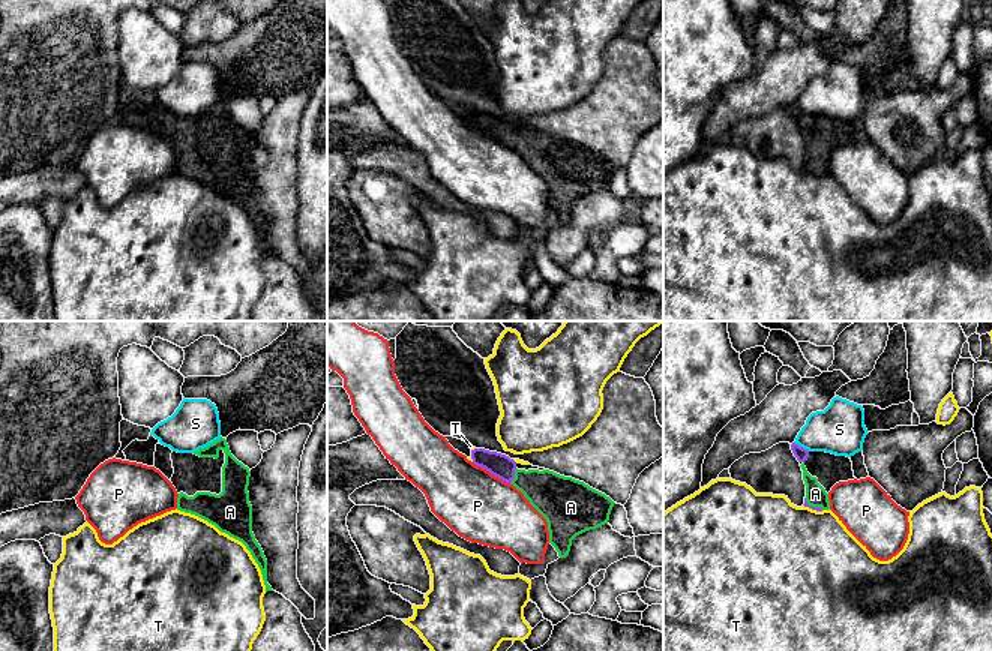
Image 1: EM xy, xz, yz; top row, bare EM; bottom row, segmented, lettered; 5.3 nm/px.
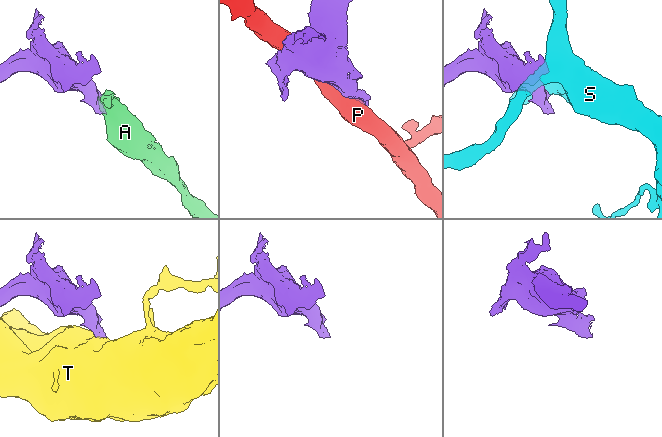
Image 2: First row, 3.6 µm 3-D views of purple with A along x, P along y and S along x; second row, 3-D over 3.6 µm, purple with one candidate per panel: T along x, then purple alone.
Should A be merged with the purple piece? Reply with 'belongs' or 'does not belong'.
belongs

